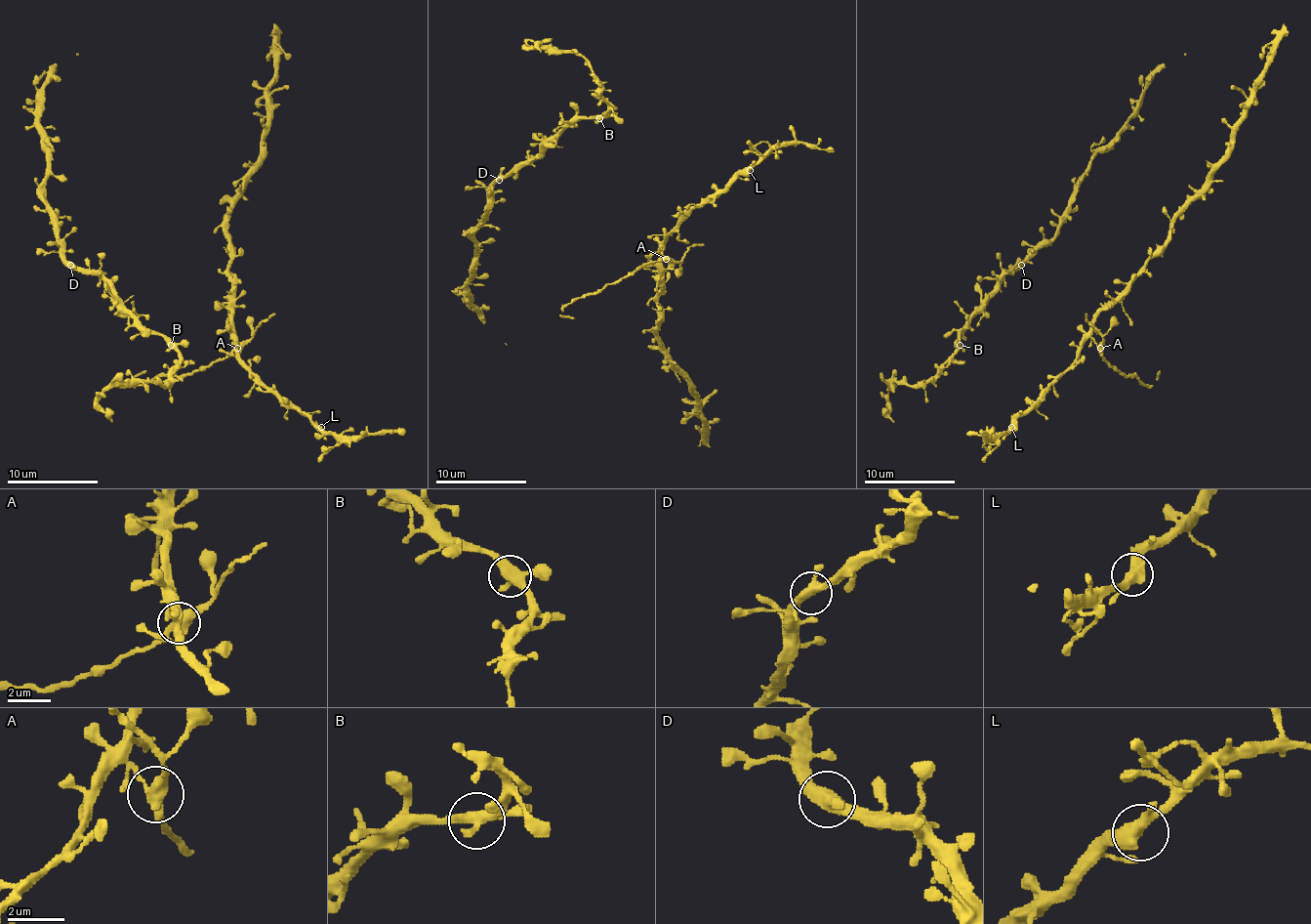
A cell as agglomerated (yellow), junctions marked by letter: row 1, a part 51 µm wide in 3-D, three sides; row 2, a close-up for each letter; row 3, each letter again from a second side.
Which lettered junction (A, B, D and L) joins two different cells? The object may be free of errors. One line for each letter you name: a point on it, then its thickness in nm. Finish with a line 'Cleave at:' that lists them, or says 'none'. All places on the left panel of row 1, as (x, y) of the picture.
Cleave at: none

